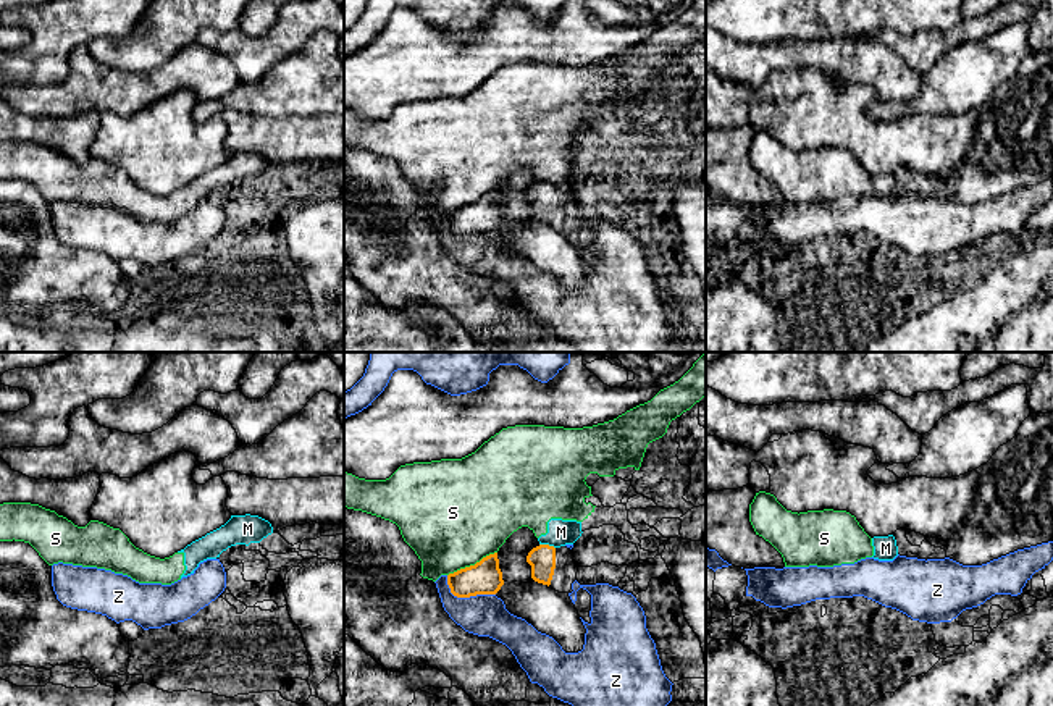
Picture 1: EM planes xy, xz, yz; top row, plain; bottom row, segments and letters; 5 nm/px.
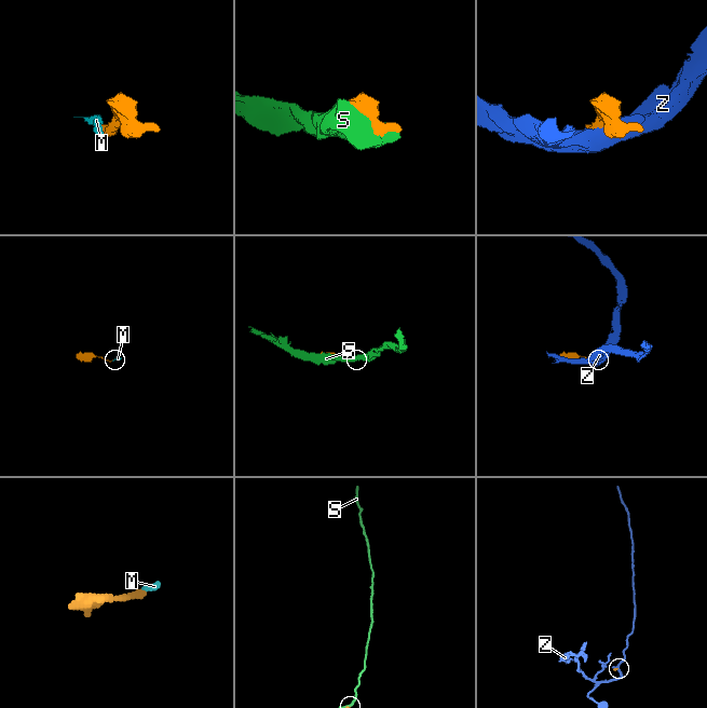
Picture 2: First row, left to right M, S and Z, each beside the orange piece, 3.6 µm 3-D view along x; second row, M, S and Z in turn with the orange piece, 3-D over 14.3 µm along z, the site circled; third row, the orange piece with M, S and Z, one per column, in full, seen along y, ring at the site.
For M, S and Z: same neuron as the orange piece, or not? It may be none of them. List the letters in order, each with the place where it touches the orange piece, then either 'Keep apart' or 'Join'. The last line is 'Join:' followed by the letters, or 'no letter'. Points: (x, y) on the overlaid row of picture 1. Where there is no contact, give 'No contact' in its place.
M: Touches orange at xz (548, 545). Keep apart
S: Touches orange at xz (472, 566). Keep apart
Z: Touches orange at xz (465, 596). Keep apart
Join: no letter

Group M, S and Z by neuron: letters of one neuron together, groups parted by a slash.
M S / Z

